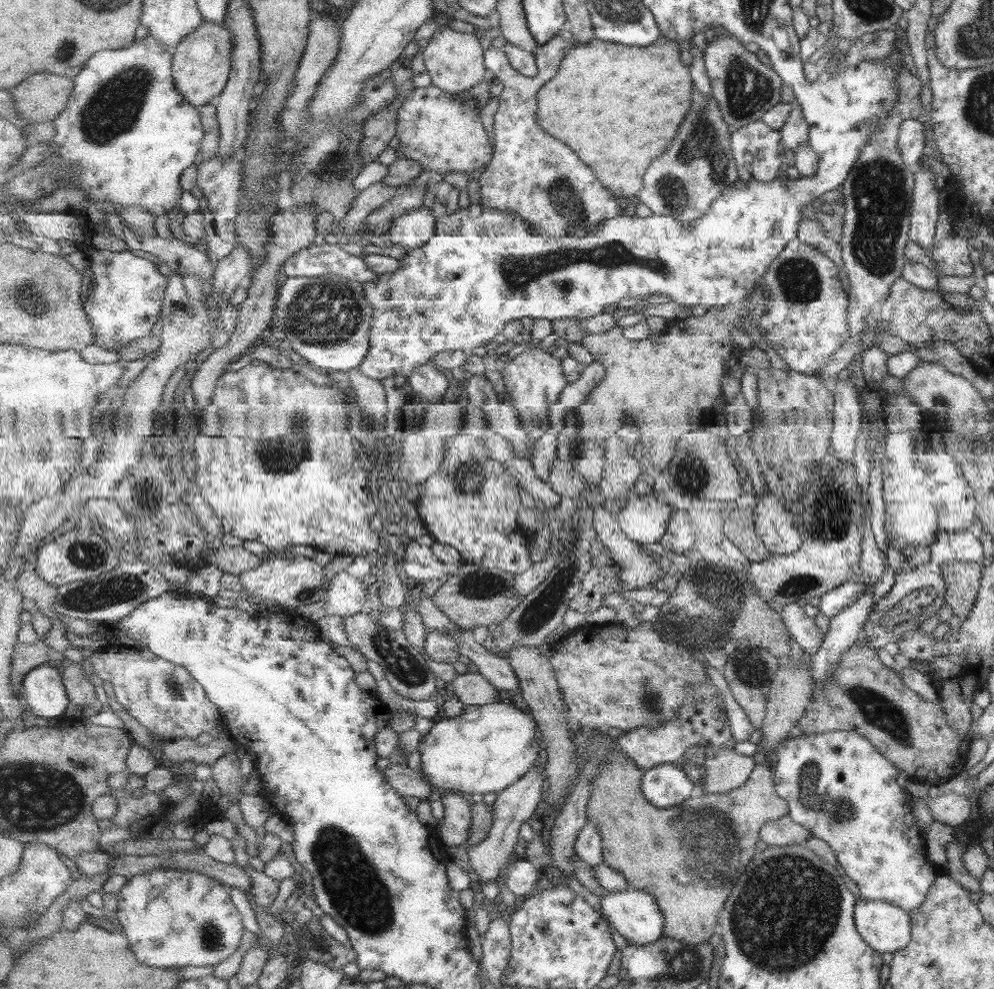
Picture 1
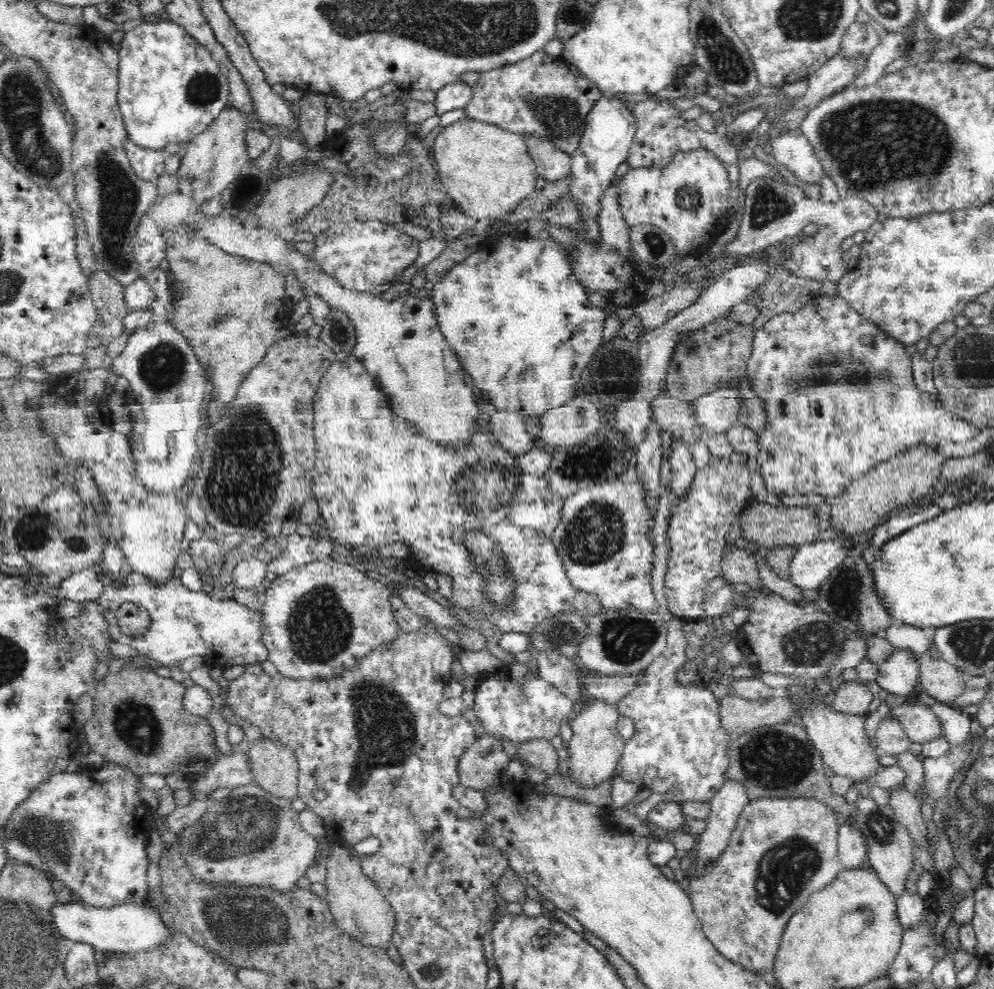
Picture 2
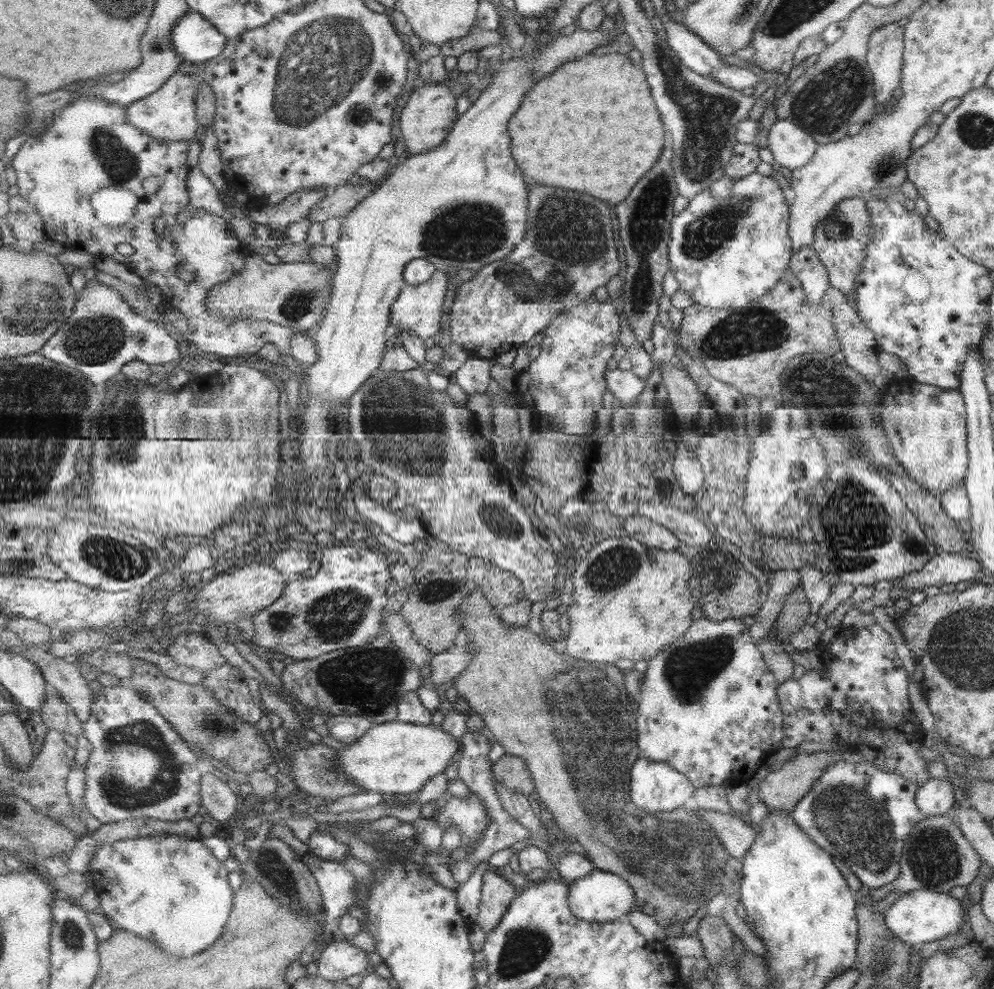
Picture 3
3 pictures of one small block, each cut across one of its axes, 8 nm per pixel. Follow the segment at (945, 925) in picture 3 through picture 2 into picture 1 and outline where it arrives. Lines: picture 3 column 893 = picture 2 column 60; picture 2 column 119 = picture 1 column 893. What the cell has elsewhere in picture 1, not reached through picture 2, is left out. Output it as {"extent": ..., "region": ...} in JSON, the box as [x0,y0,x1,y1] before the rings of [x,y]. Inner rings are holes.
{"extent":[853,899,910,953],"region":[[[857,899],[853,908],[855,930],[875,952],[894,953],[910,939],[909,916],[897,906],[879,900]]]}

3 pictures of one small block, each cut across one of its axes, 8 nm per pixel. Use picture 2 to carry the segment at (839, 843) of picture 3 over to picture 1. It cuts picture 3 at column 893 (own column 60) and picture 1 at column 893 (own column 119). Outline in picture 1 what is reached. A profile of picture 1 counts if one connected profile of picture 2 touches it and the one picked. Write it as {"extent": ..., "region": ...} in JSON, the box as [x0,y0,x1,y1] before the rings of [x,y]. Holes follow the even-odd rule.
{"extent":[769,730,938,913],"region":[[[831,730],[811,735],[795,733],[789,738],[785,738],[783,742],[779,743],[779,746],[771,748],[769,752],[777,758],[774,768],[775,774],[772,775],[772,780],[774,782],[775,793],[786,802],[788,809],[787,816],[791,818],[793,822],[803,826],[803,828],[807,828],[807,830],[811,832],[811,837],[823,840],[823,842],[829,845],[829,848],[832,848],[839,866],[841,866],[843,872],[845,872],[845,876],[847,876],[849,880],[852,880],[855,886],[857,886],[857,892],[859,892],[861,899],[887,902],[887,904],[897,906],[906,913],[917,910],[917,908],[923,904],[923,898],[925,898],[927,890],[931,888],[938,869],[932,866],[922,853],[923,839],[919,835],[917,824],[915,824],[915,816],[913,816],[912,812],[912,796],[895,783],[894,778],[897,768],[883,757],[869,741],[863,739],[863,737],[855,731]]]}

